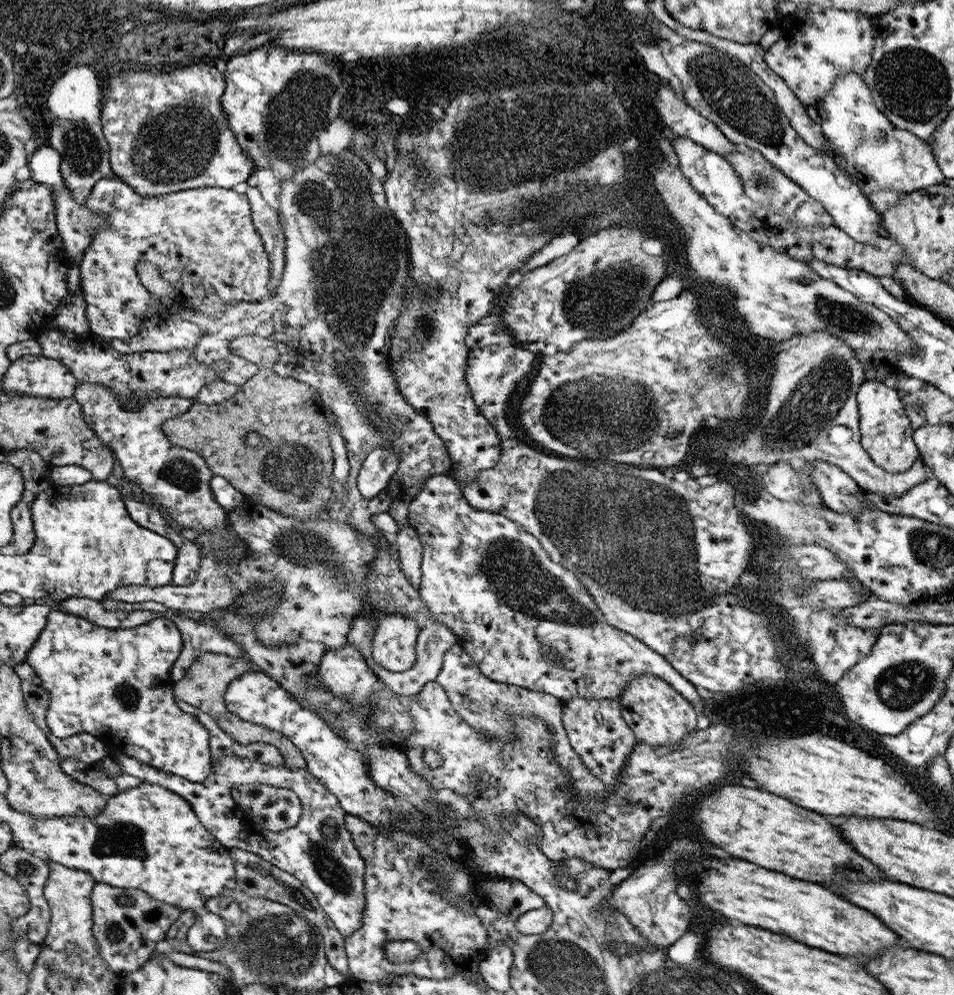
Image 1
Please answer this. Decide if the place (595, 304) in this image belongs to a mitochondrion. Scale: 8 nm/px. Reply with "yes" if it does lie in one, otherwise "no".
yes

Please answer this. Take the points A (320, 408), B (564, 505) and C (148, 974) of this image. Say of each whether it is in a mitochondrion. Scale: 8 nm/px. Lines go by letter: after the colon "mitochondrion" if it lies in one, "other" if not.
A: other
B: mitochondrion
C: other

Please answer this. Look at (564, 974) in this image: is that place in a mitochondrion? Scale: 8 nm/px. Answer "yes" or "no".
yes

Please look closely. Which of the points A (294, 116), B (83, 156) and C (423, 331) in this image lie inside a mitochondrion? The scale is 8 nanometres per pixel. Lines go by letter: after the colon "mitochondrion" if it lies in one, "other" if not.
A: mitochondrion
B: mitochondrion
C: mitochondrion

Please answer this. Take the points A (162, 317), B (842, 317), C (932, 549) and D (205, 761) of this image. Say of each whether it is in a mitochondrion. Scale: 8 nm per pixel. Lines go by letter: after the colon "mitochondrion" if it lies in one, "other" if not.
A: other
B: mitochondrion
C: mitochondrion
D: other

